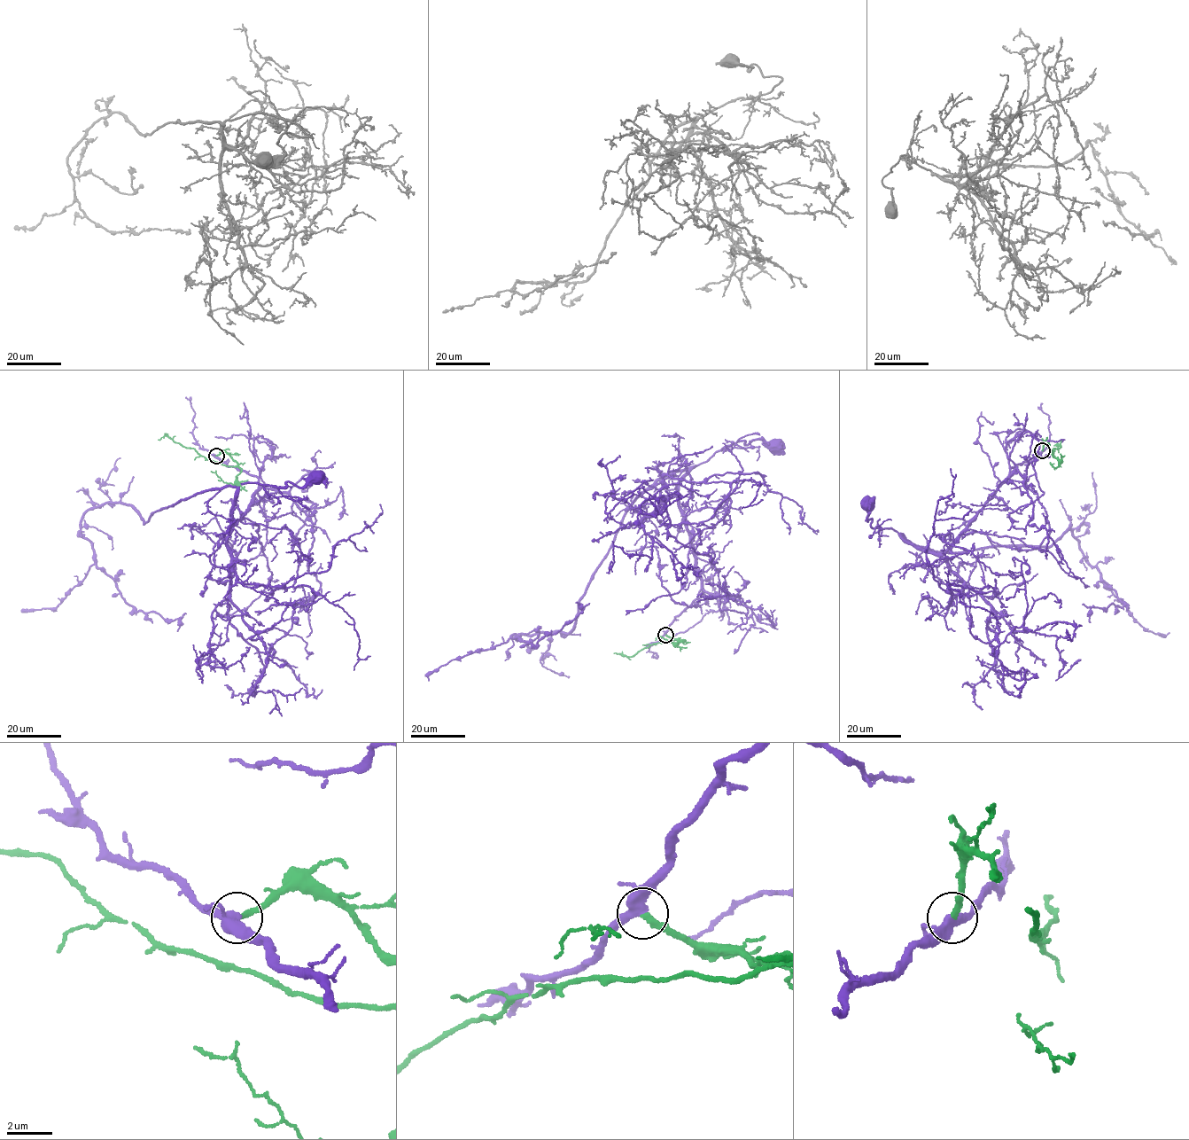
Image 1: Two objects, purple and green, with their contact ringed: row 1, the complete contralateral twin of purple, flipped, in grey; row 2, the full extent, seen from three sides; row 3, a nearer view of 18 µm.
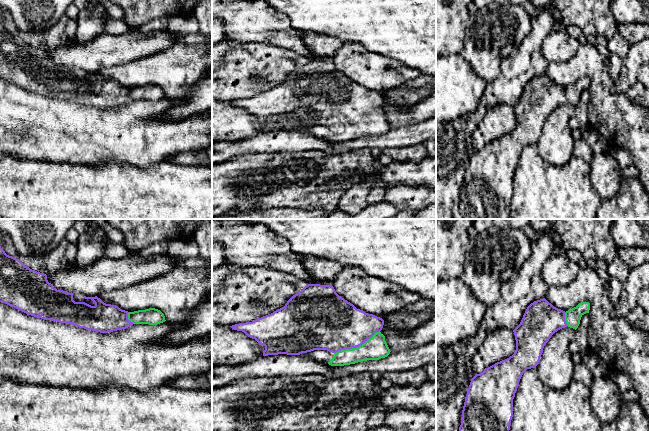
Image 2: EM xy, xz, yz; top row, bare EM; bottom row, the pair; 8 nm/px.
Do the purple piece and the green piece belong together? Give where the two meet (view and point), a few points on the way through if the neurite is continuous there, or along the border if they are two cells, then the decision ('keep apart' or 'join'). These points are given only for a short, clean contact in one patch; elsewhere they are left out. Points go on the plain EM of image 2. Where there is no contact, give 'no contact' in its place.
xz (356, 123) | across xz (335, 100), (356, 123), (375, 124) | join

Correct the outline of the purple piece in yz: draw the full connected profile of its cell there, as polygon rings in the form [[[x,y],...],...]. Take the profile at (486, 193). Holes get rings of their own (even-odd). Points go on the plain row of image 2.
[[[545,74],[527,83],[520,100],[513,106],[516,116],[514,130],[485,144],[471,155],[459,203],[463,219],[511,219],[509,206],[513,193],[513,175],[523,149],[527,145],[536,144],[544,122],[555,108],[567,102],[576,106],[581,93],[589,86],[590,79],[581,78],[565,88]]]

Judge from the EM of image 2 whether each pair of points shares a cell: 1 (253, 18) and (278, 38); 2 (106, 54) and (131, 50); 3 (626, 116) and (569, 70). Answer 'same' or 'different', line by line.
1: same
2: same
3: same

